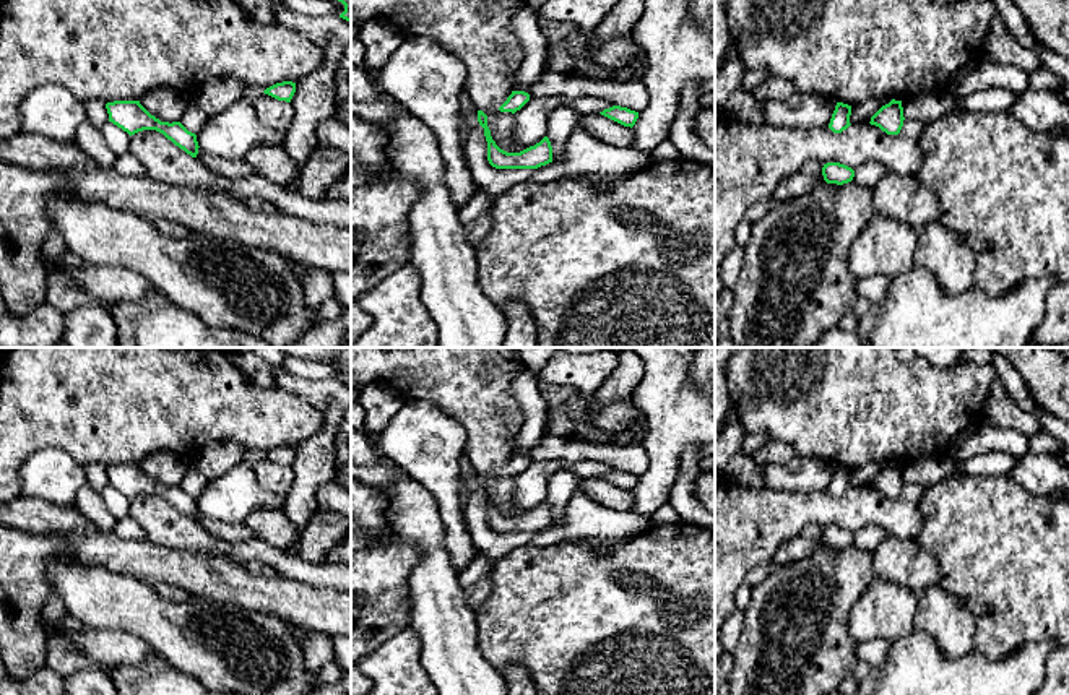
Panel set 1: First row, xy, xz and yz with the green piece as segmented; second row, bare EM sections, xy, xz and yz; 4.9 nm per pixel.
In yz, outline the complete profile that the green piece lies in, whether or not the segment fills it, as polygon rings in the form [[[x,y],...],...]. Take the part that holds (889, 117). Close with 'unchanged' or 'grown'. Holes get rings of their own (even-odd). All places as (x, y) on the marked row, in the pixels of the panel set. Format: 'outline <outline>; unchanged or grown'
outline [[[892,99],[871,117],[869,123],[879,127],[887,135],[898,135],[903,127],[903,120],[902,101]]]; unchanged

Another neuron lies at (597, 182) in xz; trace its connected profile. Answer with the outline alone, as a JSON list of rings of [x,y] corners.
[[[585,175],[585,177],[586,177],[586,183],[590,185],[591,190],[603,193],[612,183],[619,182],[625,175]]]

